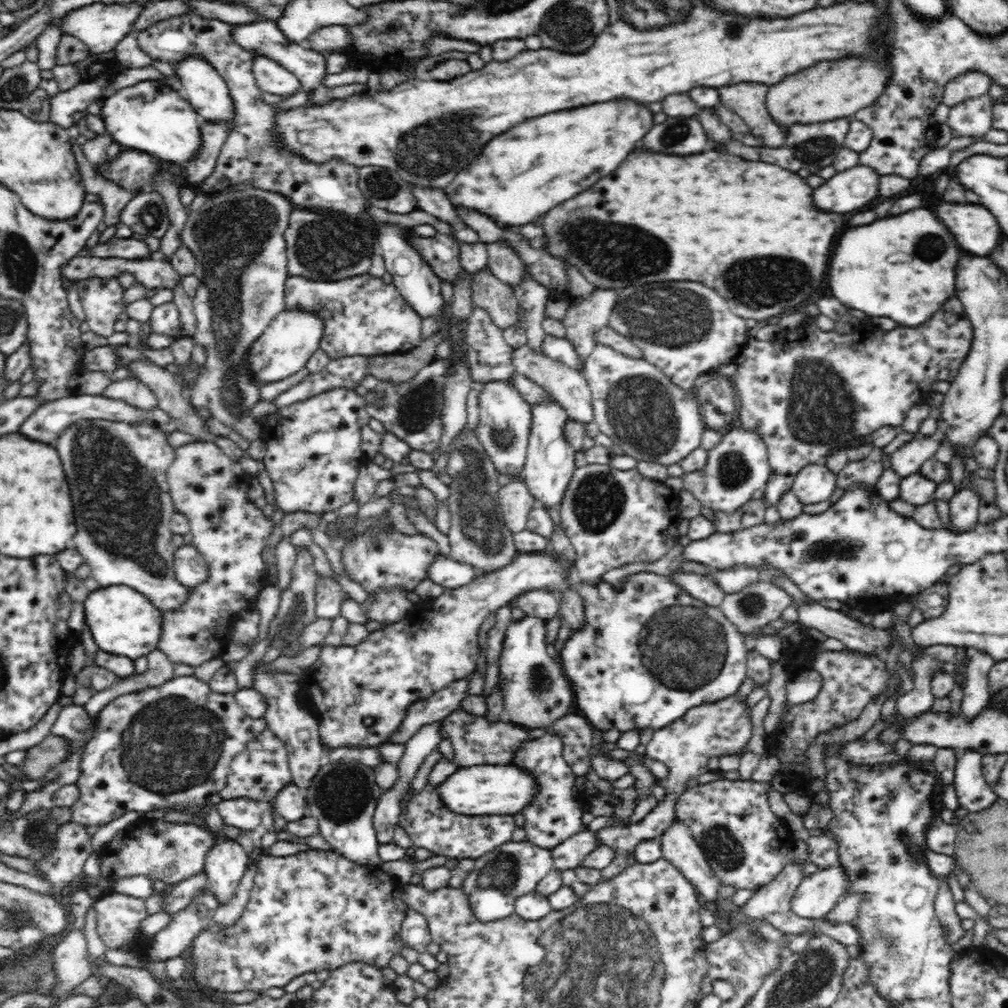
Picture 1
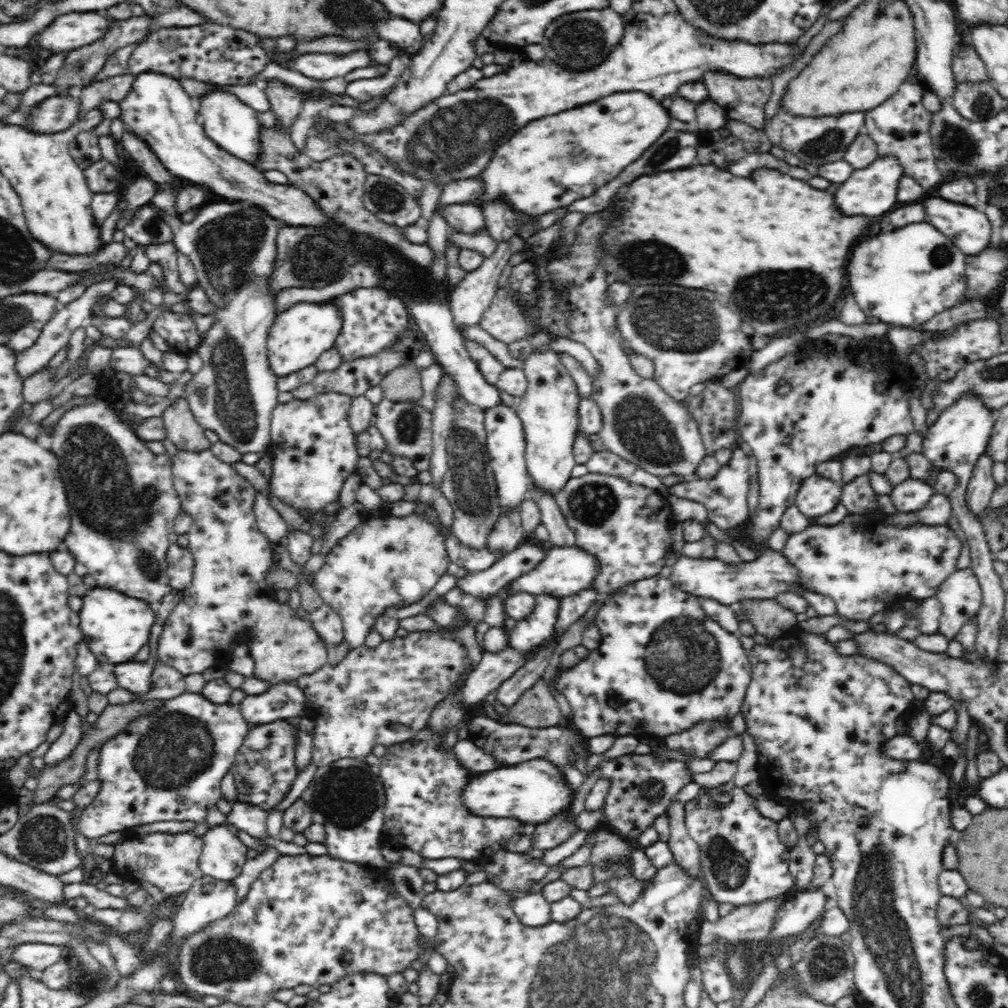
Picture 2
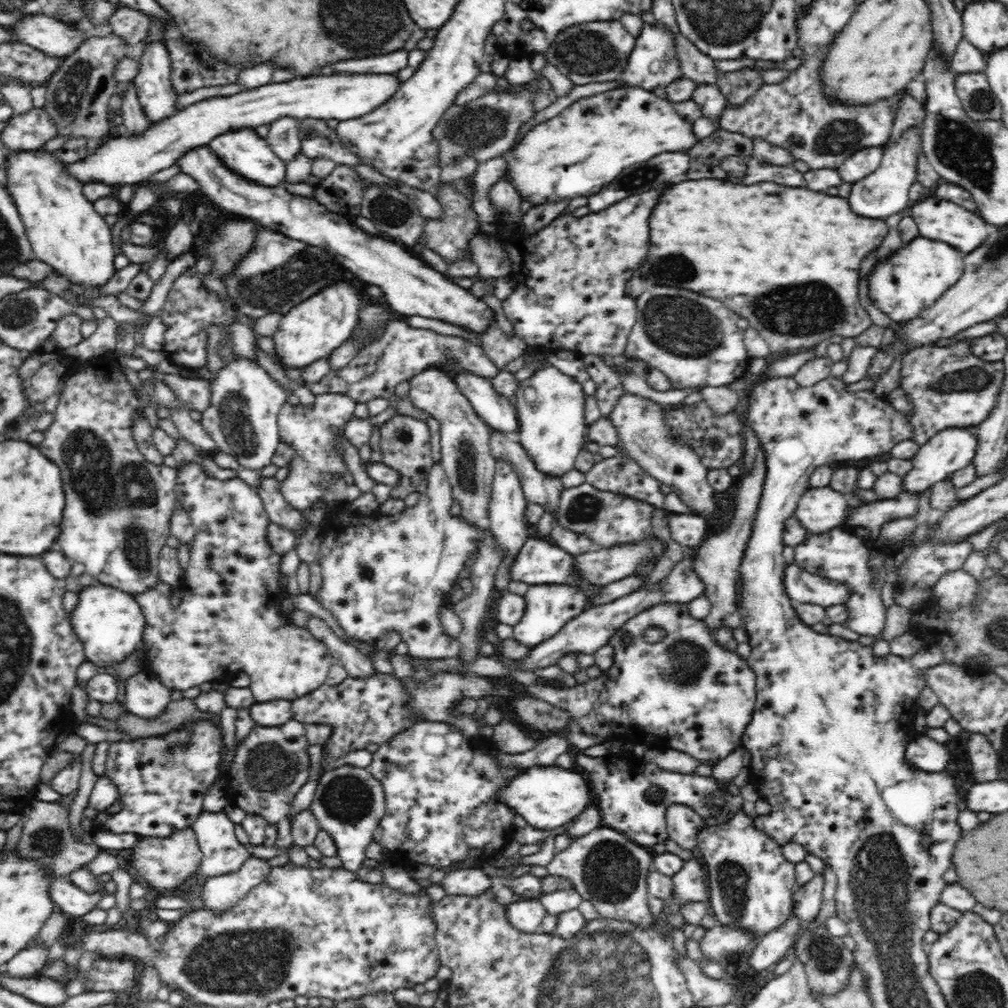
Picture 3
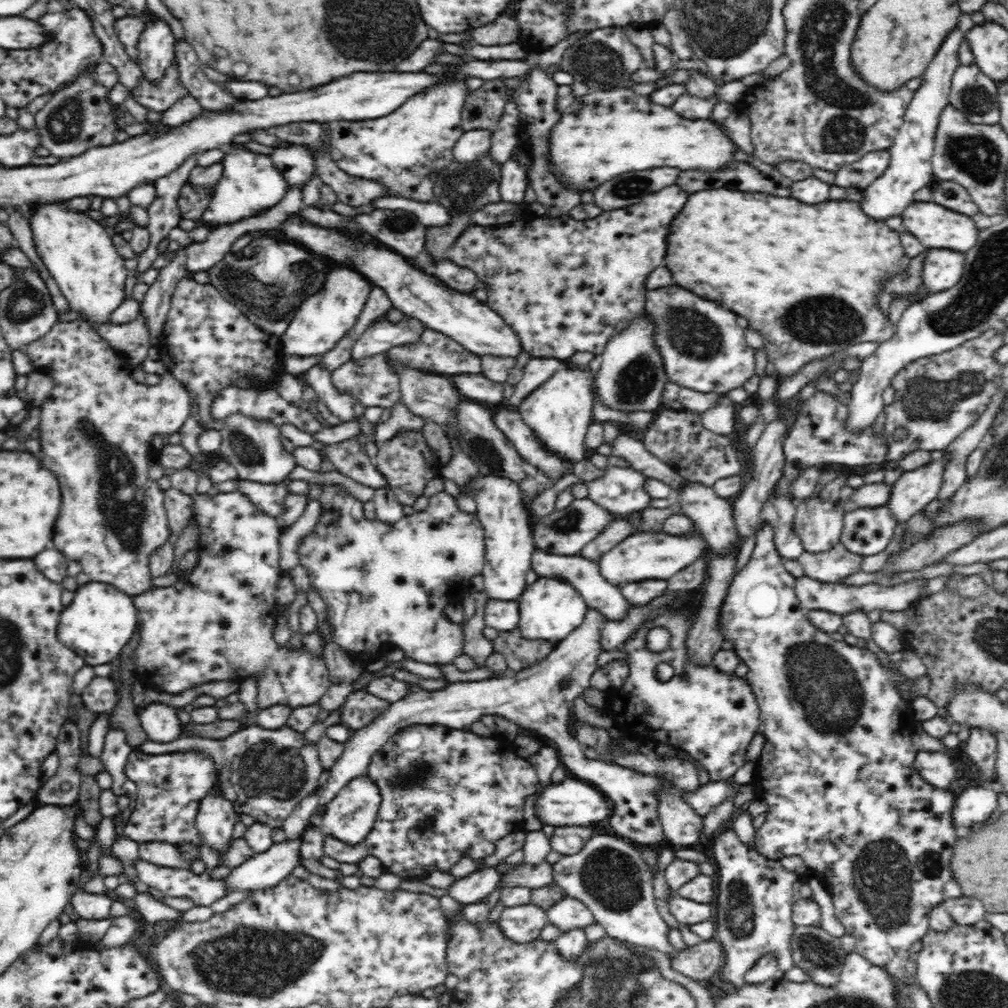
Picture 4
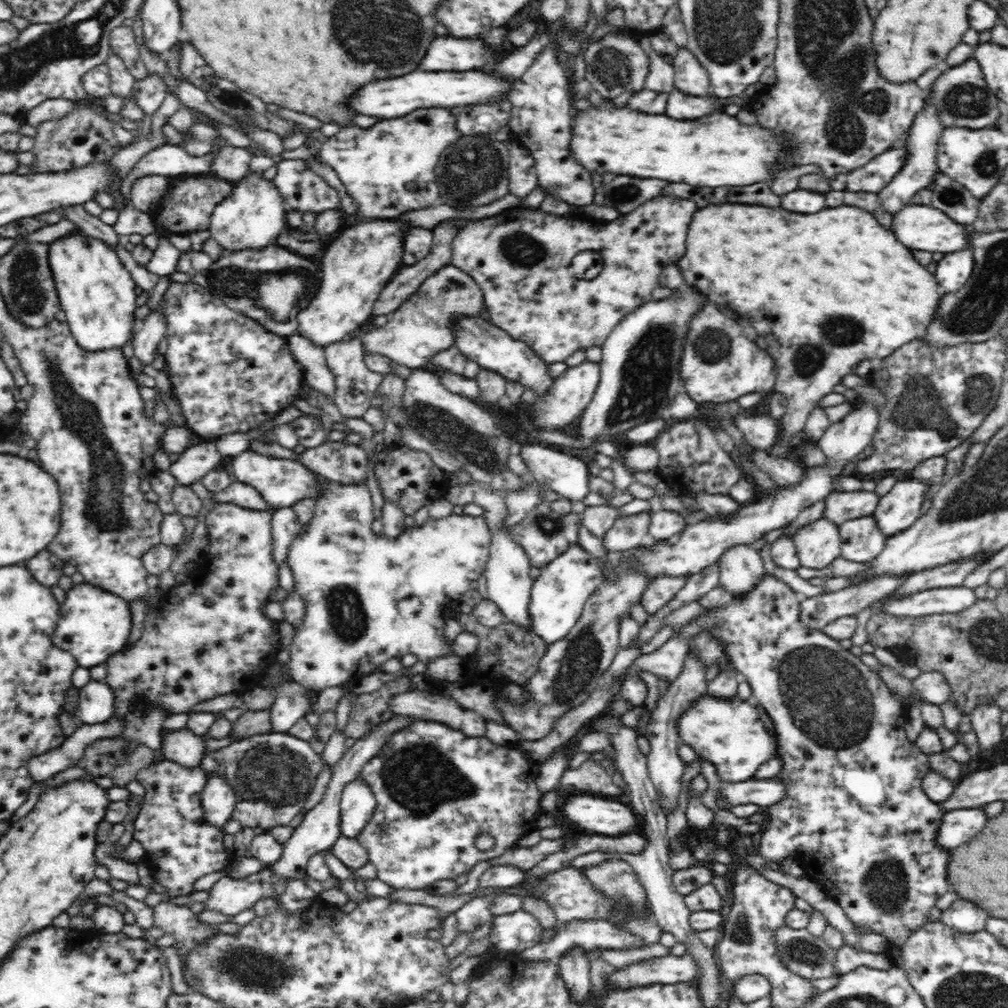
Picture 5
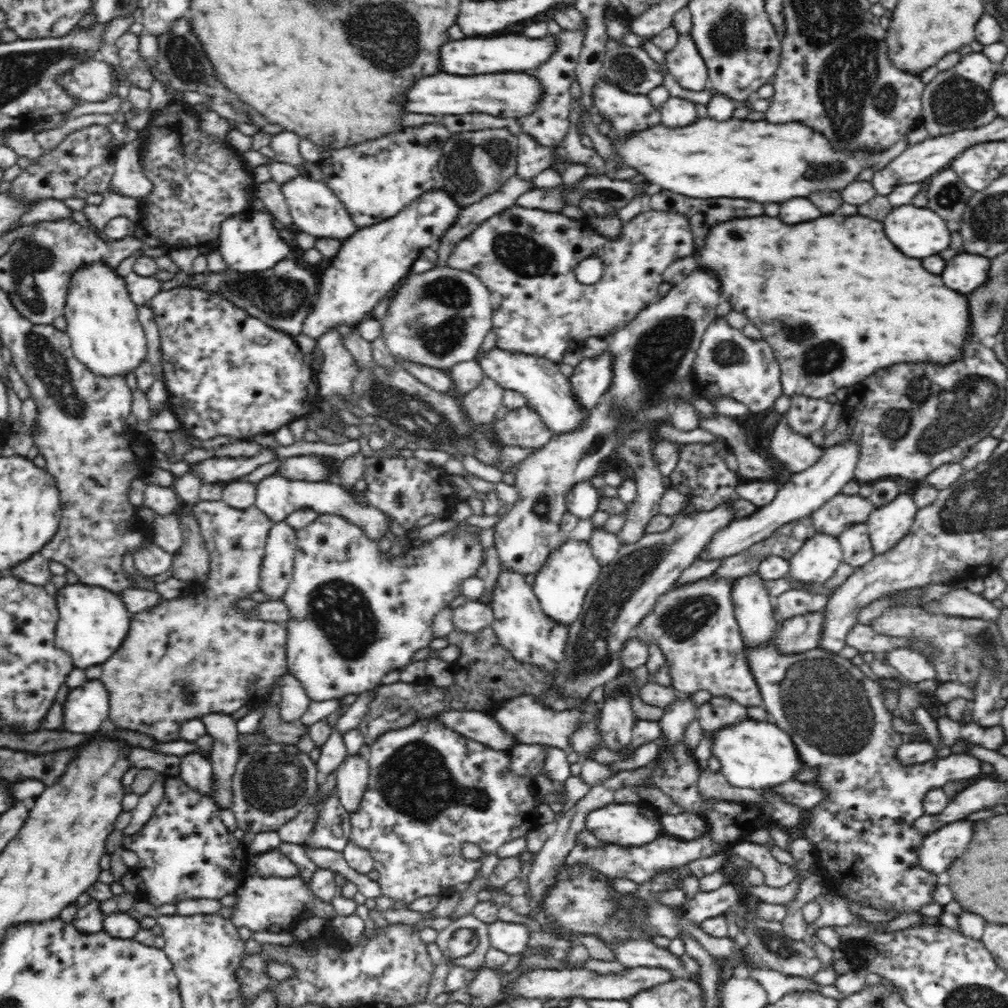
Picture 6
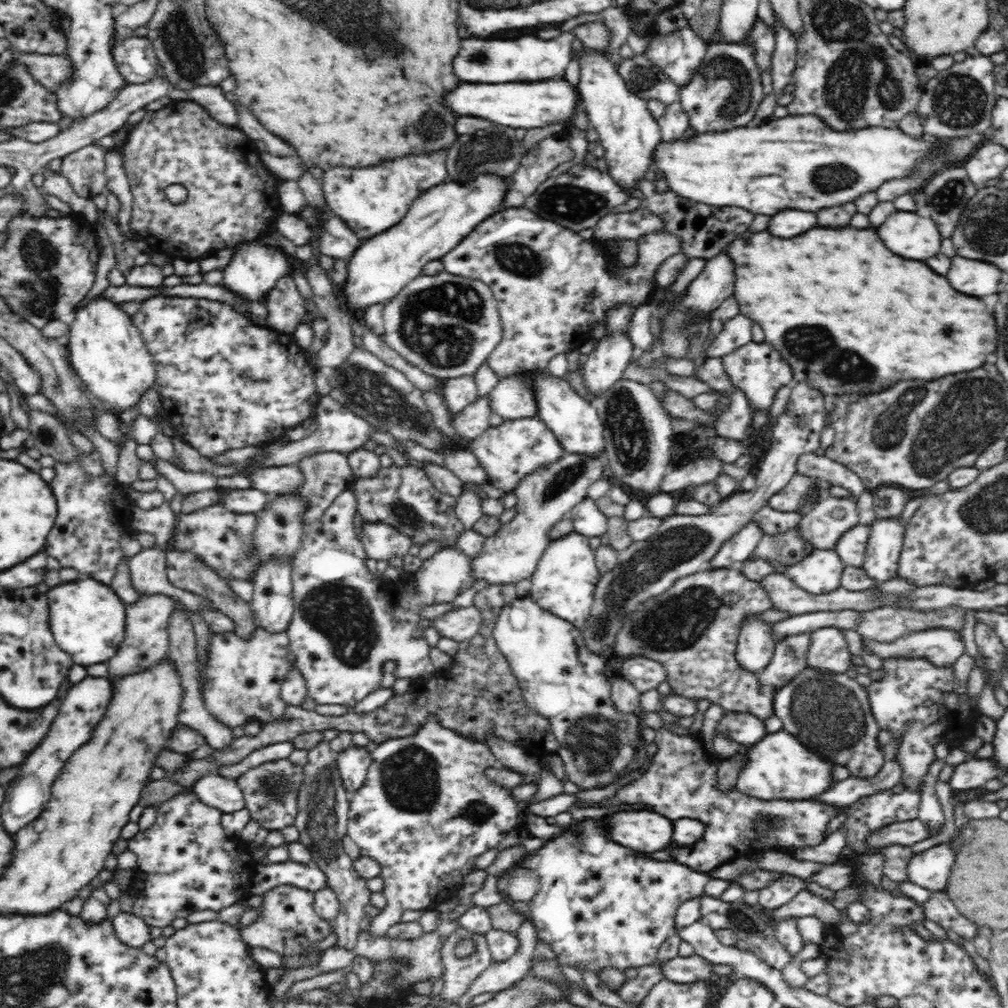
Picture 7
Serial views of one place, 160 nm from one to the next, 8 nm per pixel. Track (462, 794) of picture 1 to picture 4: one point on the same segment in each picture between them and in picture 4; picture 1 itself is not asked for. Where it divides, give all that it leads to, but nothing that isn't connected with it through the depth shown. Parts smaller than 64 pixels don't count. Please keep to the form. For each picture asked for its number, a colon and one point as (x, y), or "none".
2: (534, 791)
3: (547, 797)
4: (572, 802)

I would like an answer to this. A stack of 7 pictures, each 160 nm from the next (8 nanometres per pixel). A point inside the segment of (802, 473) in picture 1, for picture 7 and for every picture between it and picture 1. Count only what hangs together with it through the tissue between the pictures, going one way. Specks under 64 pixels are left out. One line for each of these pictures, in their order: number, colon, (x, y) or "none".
2: (817, 495)
3: (820, 510)
4: (819, 524)
5: (819, 544)
6: (817, 560)
7: (821, 572)

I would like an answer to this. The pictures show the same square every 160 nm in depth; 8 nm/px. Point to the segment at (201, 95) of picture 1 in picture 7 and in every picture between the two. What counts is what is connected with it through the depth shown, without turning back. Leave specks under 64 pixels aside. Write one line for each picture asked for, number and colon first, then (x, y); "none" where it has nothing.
2: (231, 124)
3: (242, 151)
4: (250, 184)
5: (252, 216)
6: (249, 243)
7: (252, 272)

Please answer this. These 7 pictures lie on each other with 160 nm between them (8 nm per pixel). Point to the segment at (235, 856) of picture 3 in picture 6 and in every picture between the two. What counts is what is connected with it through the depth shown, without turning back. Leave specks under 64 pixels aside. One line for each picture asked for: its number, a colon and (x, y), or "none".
4: (215, 821)
5: (218, 800)
6: (225, 751)

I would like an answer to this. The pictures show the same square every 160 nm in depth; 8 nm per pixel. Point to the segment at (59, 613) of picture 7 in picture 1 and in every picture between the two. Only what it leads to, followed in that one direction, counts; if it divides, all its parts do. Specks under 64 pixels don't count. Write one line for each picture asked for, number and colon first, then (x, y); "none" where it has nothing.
1: (139, 624)
2: (115, 625)
3: (109, 622)
4: (101, 619)
5: (94, 623)
6: (93, 621)

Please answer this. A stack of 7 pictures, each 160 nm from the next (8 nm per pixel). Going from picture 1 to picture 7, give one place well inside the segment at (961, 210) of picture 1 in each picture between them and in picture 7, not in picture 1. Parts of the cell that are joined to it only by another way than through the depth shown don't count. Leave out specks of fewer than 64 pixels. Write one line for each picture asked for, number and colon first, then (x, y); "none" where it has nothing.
2: (968, 228)
3: (944, 221)
4: (935, 226)
5: (920, 227)
6: (918, 232)
7: (908, 235)

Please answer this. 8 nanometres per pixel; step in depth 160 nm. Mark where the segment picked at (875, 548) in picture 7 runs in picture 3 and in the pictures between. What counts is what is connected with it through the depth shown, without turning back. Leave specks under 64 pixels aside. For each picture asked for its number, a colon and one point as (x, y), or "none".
3: (952, 449)
4: (915, 489)
5: (898, 510)
6: (887, 525)

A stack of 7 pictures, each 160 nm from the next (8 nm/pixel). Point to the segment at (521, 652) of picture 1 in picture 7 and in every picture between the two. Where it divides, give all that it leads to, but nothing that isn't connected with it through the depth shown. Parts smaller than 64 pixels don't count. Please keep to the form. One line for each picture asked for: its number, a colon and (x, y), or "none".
2: (529, 634)
3: (549, 608)
4: (550, 608)
5: (558, 595)
6: (561, 585)
7: (564, 583)

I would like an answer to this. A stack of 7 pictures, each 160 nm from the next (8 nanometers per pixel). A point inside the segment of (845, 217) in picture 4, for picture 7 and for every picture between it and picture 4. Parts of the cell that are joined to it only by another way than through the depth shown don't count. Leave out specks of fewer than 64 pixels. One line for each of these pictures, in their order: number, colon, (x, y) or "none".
5: (797, 277)
6: (835, 300)
7: (849, 317)

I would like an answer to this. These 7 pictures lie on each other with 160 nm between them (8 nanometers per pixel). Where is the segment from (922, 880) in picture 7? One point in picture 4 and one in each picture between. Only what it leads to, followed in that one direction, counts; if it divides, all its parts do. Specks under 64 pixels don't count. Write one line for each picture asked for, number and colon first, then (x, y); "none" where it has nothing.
4: (974, 804)
5: (957, 827)
6: (939, 849)

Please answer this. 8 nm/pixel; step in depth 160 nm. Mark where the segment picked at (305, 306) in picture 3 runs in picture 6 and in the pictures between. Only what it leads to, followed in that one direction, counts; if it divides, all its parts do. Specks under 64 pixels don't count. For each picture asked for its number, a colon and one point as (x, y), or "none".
4: (321, 320)
5: (357, 266)
6: (370, 265)

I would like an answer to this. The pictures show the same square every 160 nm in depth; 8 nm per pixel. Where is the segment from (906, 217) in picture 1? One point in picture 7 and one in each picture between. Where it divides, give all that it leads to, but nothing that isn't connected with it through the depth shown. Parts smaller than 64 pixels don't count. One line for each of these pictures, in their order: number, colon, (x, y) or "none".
2: (905, 277)
3: (910, 281)
4: (943, 269)
5: (953, 271)
6: (965, 272)
7: (975, 278)

